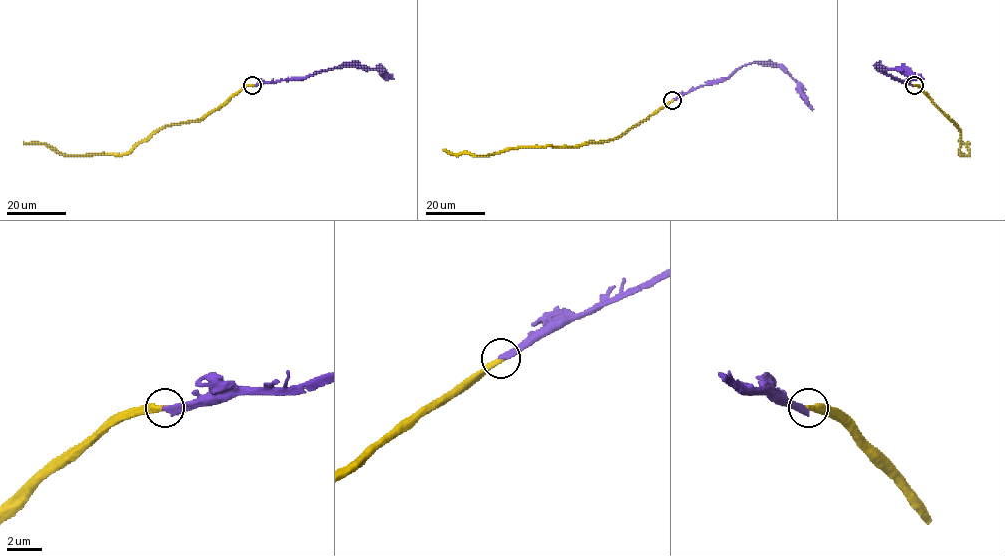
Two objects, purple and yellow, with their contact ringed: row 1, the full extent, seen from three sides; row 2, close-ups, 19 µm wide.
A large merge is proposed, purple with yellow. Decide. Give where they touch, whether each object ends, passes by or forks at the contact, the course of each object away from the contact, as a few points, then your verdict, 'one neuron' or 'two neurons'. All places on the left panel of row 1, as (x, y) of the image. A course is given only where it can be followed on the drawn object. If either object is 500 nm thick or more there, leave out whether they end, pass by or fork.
(252, 85) | purple ends | yellow ends | purple via (252, 85), (302, 80), (329, 68), (358, 65), (378, 68), (393, 79) | yellow via (252, 85), (243, 88), (197, 120), (159, 128), (121, 154), (61, 154), (45, 145), (23, 142) | two neurons

